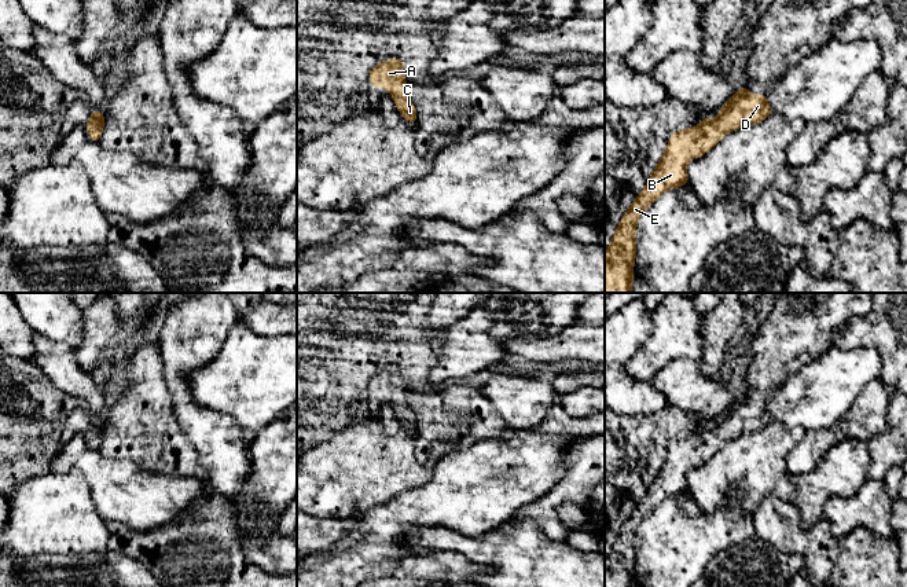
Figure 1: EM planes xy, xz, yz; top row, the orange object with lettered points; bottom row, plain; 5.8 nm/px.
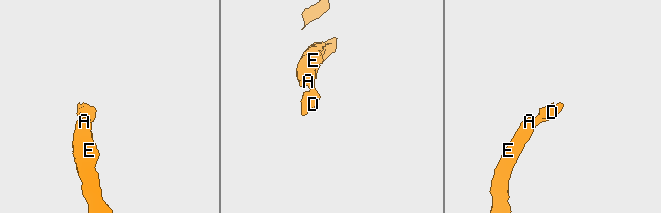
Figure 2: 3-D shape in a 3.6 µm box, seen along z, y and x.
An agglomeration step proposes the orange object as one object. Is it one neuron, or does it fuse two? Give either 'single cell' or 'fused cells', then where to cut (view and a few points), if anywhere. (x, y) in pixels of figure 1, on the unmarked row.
single cell; no cut

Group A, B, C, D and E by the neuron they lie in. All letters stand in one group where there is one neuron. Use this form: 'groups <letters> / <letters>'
groups A B C D E

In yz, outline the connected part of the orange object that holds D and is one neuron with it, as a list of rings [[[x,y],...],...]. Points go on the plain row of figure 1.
[[[742,393],[727,408],[716,422],[715,432],[704,425],[699,433],[679,437],[669,445],[667,458],[651,480],[645,498],[635,505],[605,560],[605,587],[635,587],[638,527],[662,500],[688,491],[686,474],[690,467],[708,461],[726,441],[759,432],[772,421],[767,401],[753,403],[746,399],[748,395]]]

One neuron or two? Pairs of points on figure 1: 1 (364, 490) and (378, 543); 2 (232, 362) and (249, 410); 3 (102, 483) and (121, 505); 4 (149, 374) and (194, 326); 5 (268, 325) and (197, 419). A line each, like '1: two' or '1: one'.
1: two
2: one
3: one
4: two
5: two

